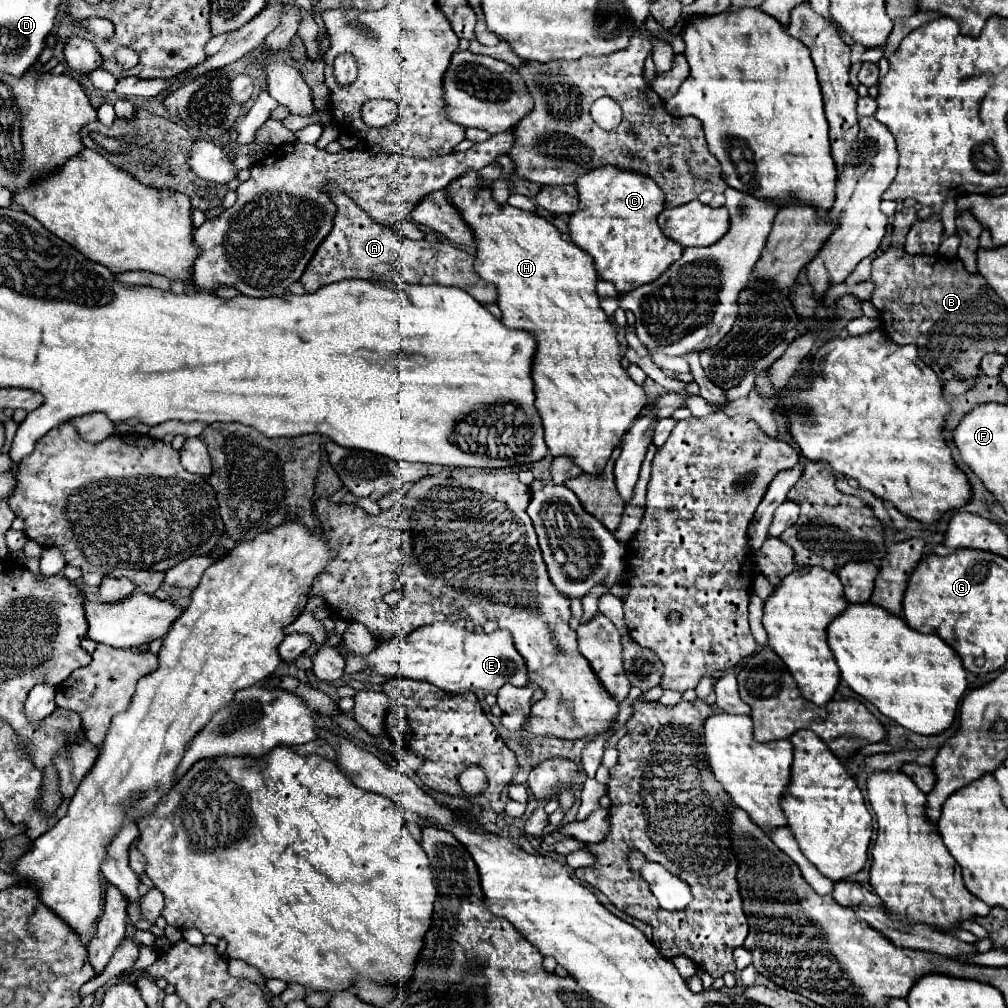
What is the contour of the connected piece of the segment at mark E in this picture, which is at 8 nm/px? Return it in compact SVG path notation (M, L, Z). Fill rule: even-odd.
M463 621L431 623L401 639L391 637L387 641L381 641L377 643L375 651L367 655L345 653L343 657L345 673L361 673L367 669L383 677L407 677L415 681L427 681L447 693L465 693L471 691L471 687L485 693L495 693L505 683L517 687L529 683L525 661L517 653L509 631L497 629L491 635L473 633L463 625Z

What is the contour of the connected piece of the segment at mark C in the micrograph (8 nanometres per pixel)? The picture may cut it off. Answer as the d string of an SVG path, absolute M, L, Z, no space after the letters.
M605 165L581 175L577 179L577 191L579 191L579 209L569 217L569 235L577 247L581 247L593 257L599 277L611 281L619 293L629 293L639 285L651 283L661 275L661 271L669 267L669 263L681 257L683 249L673 239L665 237L657 225L657 215L663 211L665 195L653 179Z

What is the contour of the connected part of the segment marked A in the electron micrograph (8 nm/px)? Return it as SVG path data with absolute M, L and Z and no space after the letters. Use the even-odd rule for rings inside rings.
M329 181L323 187L325 195L337 203L337 215L333 217L333 229L315 251L309 261L301 283L307 293L321 289L323 285L341 281L341 279L371 279L371 281L399 281L399 283L423 283L423 285L453 285L465 291L471 291L475 297L479 287L493 287L485 283L473 269L473 255L451 247L441 241L413 241L397 235L391 227L375 223L365 211L361 211L337 183Z

